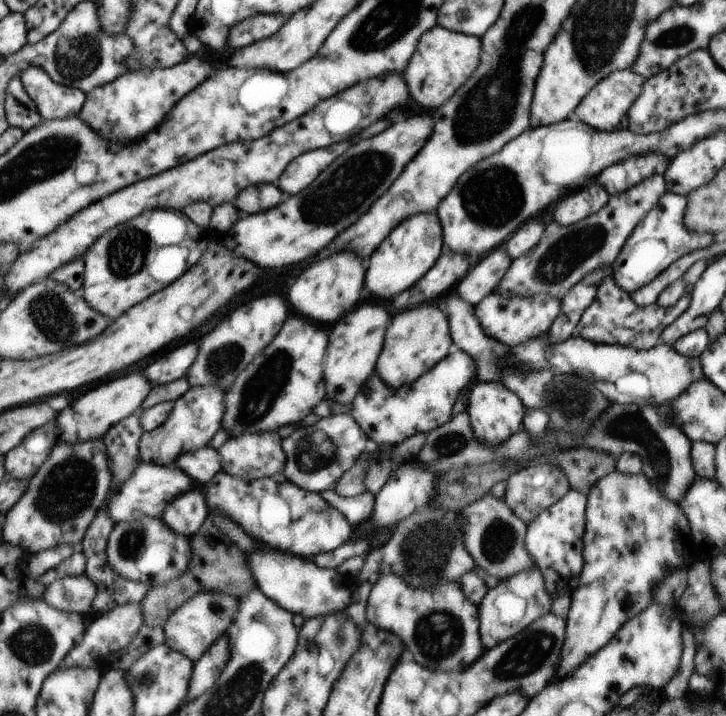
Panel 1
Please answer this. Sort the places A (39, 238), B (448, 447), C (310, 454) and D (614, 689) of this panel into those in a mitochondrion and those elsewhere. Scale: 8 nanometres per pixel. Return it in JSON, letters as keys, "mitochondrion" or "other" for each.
{"A":"other","B":"mitochondrion","C":"mitochondrion","D":"other"}

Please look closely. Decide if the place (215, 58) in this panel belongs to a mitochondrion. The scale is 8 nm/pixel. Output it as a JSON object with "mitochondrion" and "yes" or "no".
{"mitochondrion":"no"}

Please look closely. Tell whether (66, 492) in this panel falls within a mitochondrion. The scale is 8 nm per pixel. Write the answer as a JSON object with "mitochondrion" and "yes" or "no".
{"mitochondrion":"yes"}

